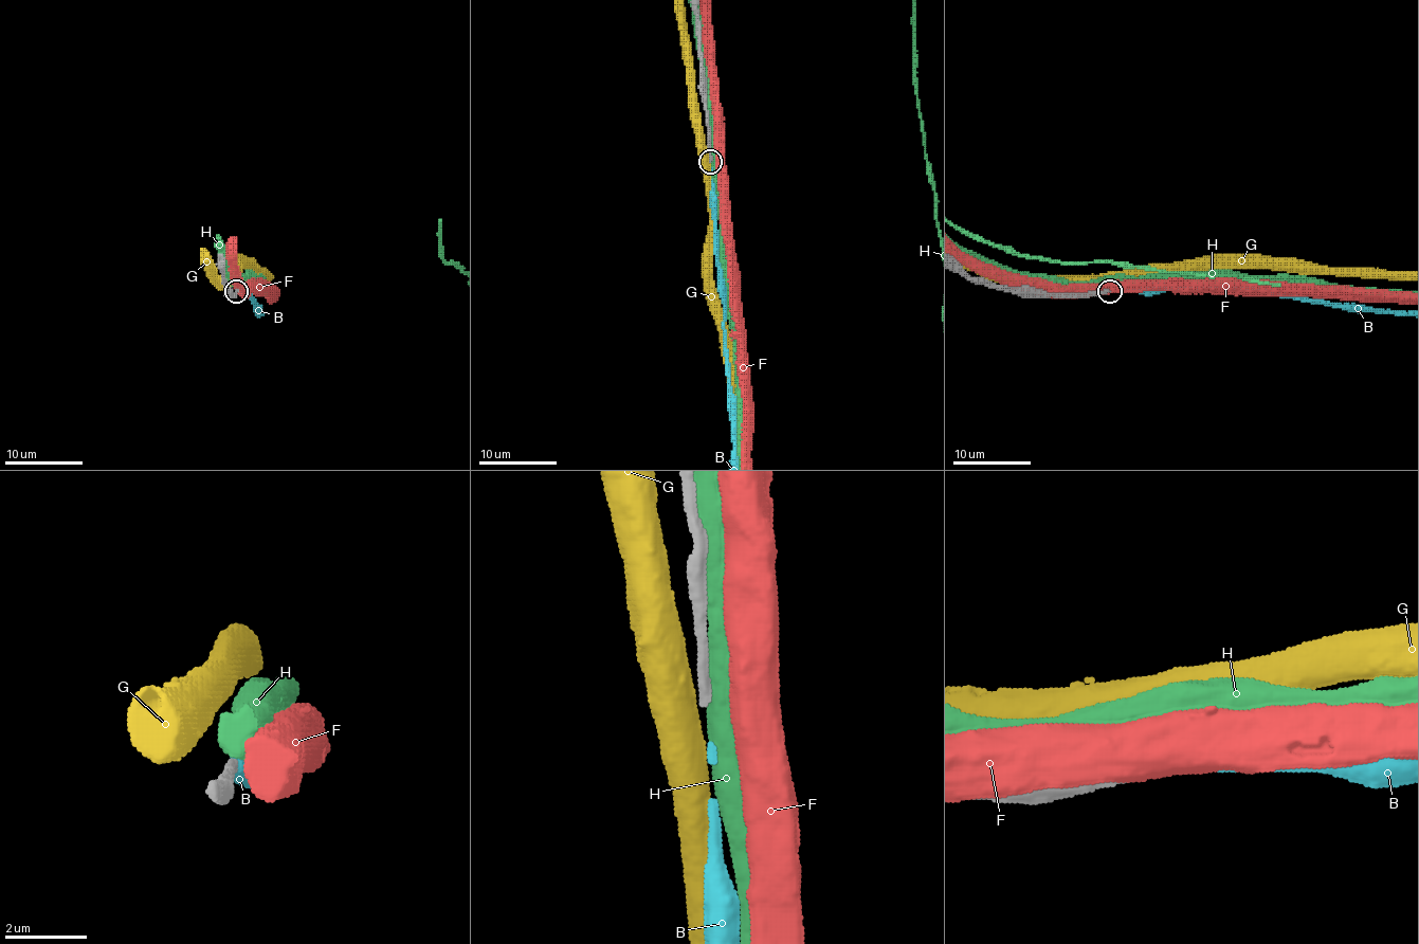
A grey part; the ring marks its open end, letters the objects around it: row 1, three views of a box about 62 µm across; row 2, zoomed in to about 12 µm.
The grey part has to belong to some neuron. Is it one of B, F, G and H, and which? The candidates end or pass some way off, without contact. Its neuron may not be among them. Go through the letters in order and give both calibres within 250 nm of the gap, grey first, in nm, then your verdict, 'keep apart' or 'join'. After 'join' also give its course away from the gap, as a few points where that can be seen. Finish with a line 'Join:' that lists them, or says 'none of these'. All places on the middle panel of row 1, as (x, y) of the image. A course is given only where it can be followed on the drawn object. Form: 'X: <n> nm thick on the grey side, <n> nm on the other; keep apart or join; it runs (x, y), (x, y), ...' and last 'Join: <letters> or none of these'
B: 280 nm thick on the grey side, 170 nm on the other; join
F: 280 nm thick on the grey side, 750 nm on the other; keep apart
G: 280 nm thick on the grey side, 750 nm on the other; keep apart
H: 280 nm thick on the grey side, 800 nm on the other; keep apart
Join: B

